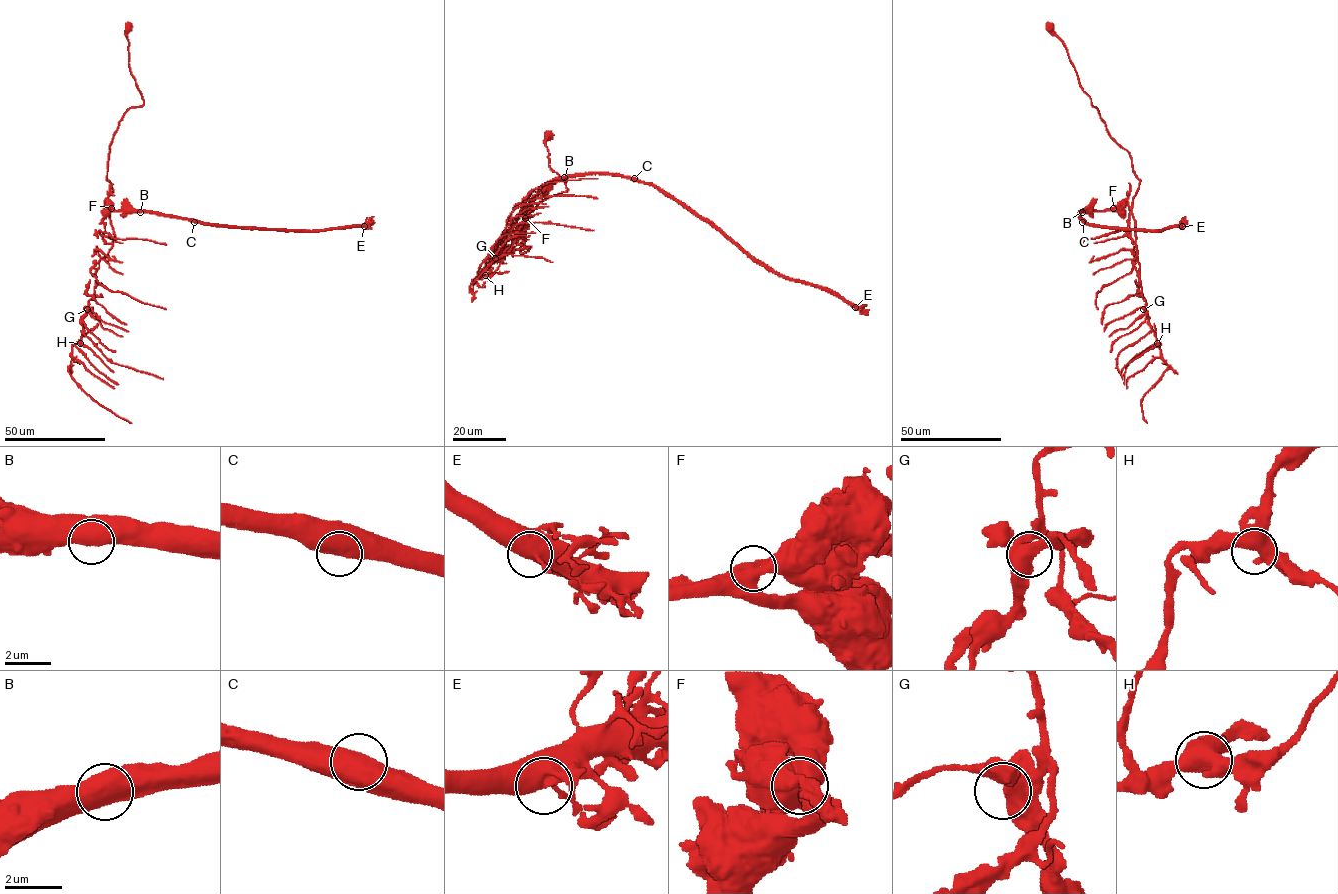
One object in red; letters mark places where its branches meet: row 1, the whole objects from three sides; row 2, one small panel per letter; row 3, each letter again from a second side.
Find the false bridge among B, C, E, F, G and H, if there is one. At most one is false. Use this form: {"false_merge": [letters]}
{"false_merge": ["F"]}

